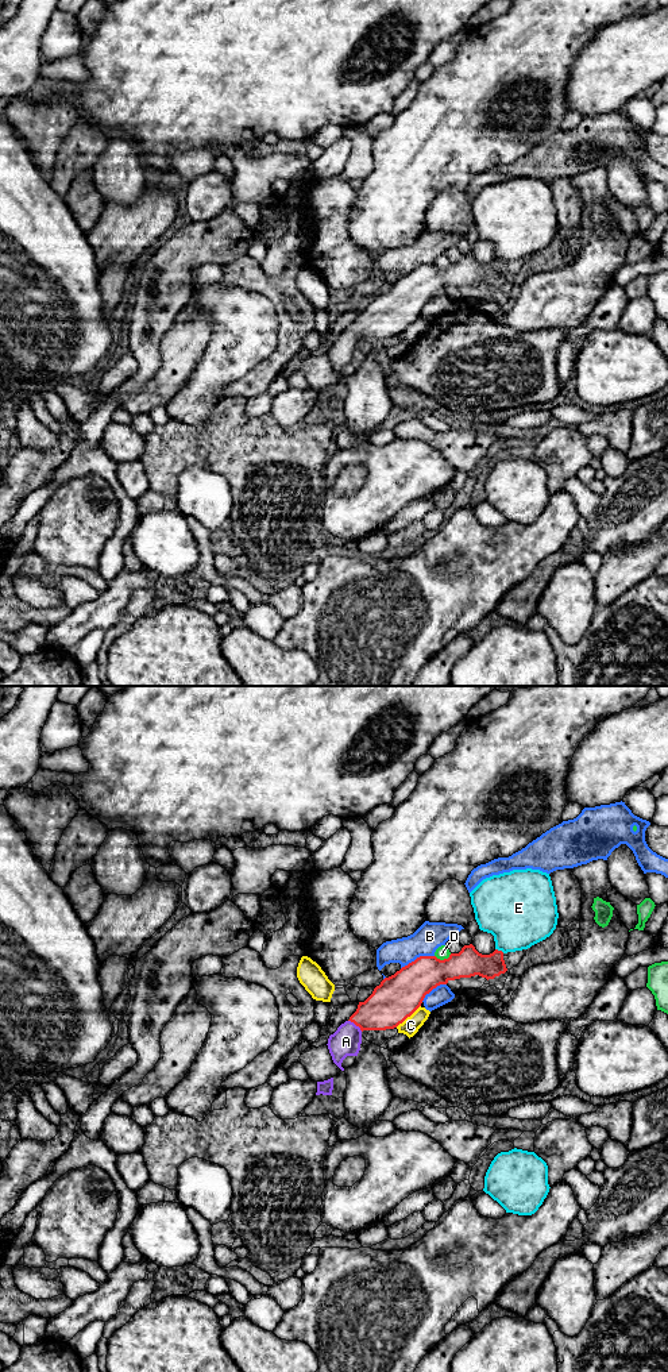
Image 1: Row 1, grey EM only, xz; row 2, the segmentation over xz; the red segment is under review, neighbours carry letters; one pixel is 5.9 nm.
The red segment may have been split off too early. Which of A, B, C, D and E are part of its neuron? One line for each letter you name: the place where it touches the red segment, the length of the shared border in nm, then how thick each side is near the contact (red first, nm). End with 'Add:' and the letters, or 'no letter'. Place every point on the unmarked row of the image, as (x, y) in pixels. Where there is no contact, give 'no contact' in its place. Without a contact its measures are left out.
A: meets red in xz at (355, 332); contact 110 nm long; 260 nm thick on the red side, 180 nm on the other
Add: A

